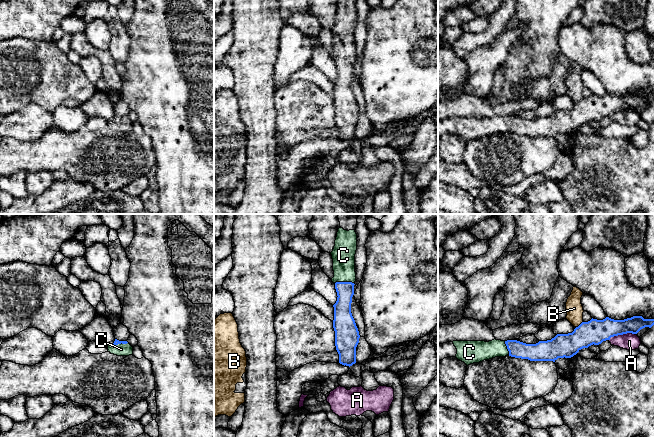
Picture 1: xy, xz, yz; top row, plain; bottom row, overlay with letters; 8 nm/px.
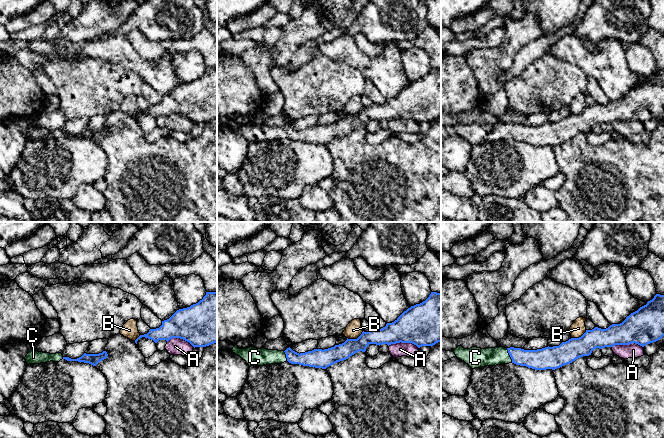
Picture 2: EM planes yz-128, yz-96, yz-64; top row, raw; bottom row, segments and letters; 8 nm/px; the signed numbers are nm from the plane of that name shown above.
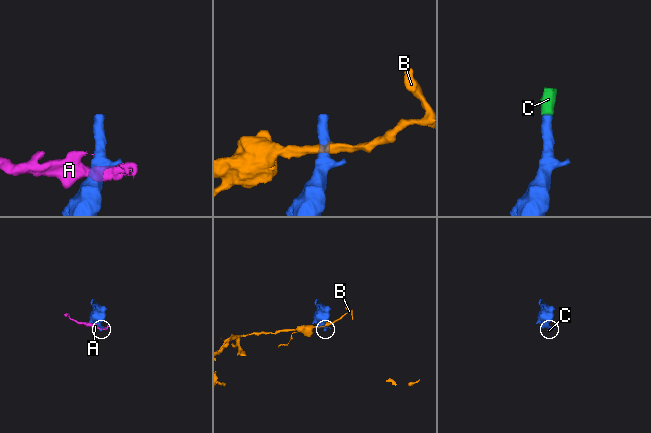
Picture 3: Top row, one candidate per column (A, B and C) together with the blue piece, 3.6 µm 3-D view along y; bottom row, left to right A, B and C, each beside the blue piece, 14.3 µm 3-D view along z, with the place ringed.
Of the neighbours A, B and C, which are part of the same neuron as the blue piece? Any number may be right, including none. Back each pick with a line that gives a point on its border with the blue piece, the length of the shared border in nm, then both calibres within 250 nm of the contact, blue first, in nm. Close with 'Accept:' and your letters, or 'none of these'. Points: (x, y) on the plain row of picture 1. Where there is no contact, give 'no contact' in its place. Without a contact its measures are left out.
C: meets blue in xz at (344, 58); contact 150 nm long; 140 nm thick on the blue side, 190 nm on the other
Accept: C

